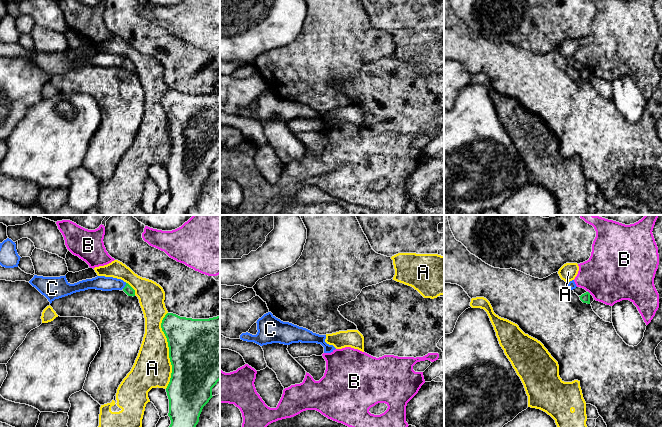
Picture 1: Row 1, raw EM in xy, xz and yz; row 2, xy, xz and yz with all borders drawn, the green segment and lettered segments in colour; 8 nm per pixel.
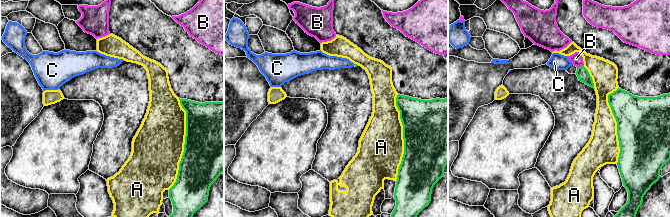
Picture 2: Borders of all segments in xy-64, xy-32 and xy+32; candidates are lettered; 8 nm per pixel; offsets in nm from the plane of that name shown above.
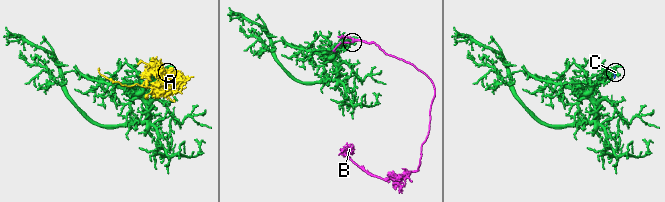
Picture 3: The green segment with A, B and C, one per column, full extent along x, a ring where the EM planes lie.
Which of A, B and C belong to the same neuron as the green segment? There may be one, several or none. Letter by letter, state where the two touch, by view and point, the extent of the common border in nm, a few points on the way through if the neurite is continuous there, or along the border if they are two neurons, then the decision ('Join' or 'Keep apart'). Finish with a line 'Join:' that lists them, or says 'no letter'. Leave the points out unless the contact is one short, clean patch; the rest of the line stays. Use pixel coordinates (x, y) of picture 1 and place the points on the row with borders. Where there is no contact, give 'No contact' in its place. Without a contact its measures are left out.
A: Touches green at xy (169, 350). Shared border 600 nm. Keep apart
B: No contact. Keep apart
C: Touches green at xy (125, 286). Shared border 60 nm. Path across: xy (127, 289), (125, 286), (103, 283). Join
Join: C

